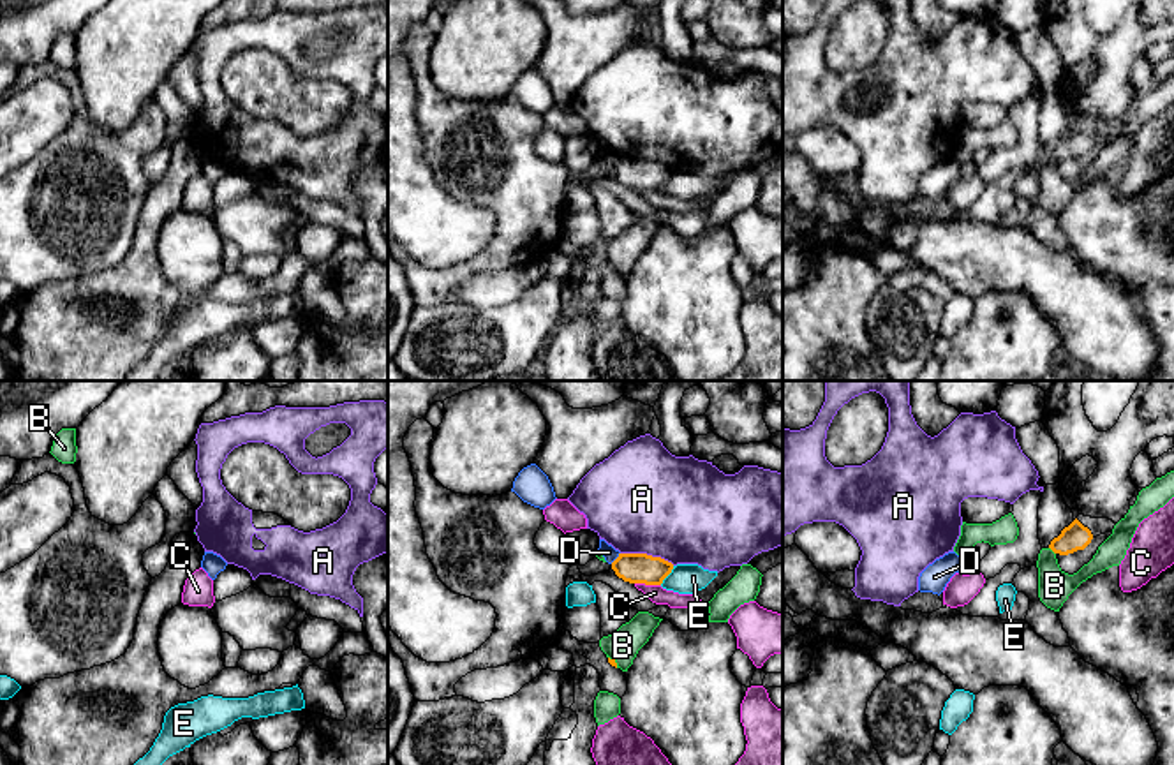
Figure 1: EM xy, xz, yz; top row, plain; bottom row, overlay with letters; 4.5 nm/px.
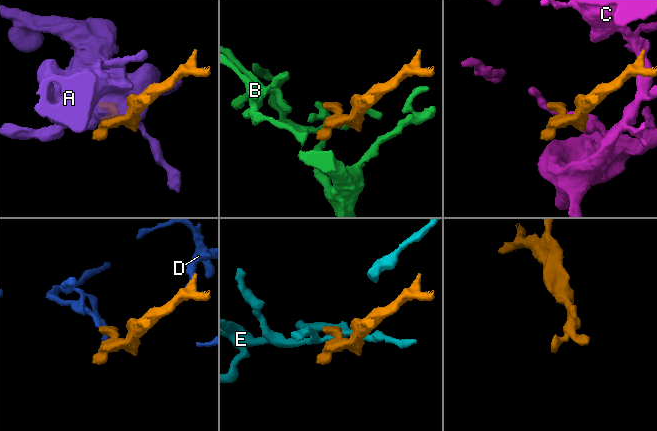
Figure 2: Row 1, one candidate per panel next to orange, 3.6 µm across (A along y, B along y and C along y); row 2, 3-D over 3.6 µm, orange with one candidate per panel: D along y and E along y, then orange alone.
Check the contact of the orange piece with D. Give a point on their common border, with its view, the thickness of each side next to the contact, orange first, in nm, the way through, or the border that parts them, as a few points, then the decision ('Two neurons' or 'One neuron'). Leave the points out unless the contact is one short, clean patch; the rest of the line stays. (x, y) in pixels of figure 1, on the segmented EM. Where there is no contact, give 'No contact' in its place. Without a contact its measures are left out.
Touches orange at xz (617, 557). Thickness 140 nm (orange) against 70 nm. Boundary: xz (619, 552), (610, 563). Two neurons

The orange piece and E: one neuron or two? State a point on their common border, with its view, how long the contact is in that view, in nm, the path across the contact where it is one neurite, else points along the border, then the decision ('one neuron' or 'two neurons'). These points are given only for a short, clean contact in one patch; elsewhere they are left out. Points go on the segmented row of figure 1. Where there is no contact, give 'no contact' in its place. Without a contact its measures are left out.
meets orange in xz at (668, 573); contact 110 nm long; border along xz (674, 566), (660, 584); two neurons

